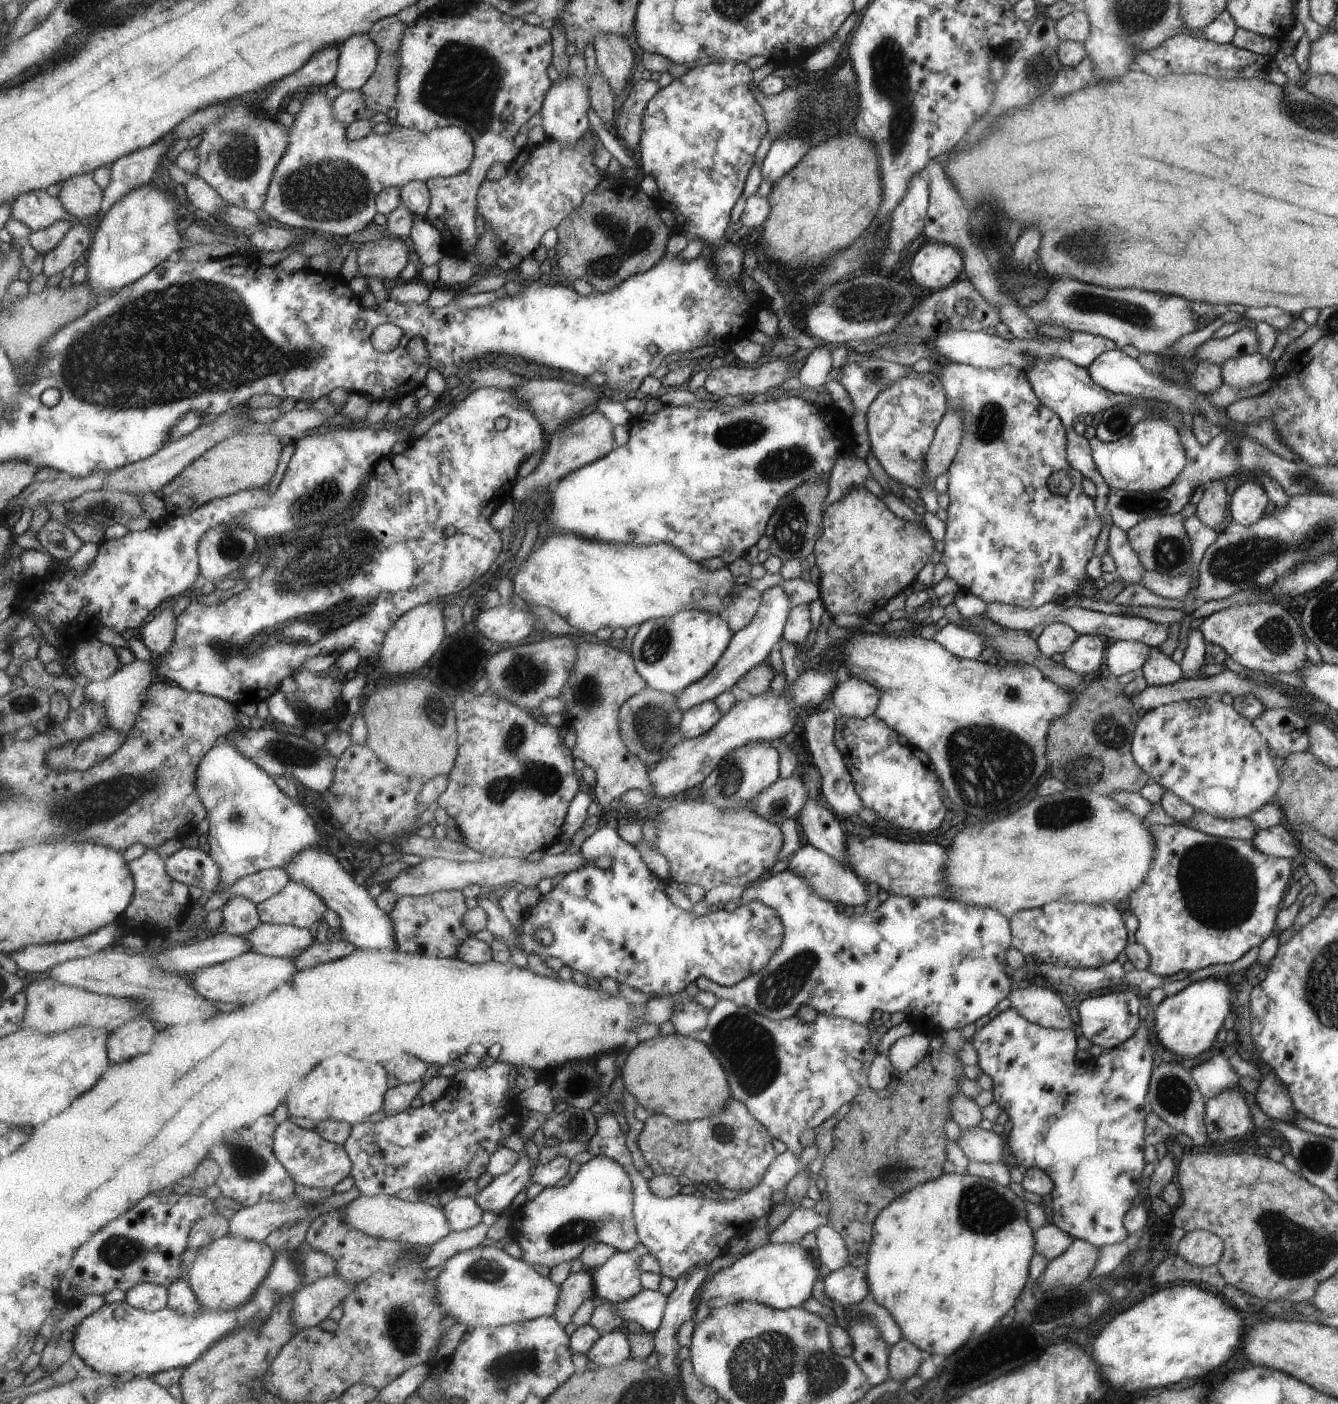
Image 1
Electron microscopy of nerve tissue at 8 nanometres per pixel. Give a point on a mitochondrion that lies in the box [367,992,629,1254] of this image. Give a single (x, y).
(572, 1232)

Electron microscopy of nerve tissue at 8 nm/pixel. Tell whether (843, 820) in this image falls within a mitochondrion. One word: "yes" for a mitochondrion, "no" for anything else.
no

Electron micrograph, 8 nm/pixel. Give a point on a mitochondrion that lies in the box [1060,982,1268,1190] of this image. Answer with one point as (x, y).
(1173, 1095)

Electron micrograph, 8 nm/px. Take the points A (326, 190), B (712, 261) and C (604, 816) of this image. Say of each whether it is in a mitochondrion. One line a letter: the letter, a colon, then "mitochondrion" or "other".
A: mitochondrion
B: other
C: other

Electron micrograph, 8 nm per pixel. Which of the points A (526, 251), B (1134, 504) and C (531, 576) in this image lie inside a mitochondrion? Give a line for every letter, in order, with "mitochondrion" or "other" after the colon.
A: other
B: mitochondrion
C: other

